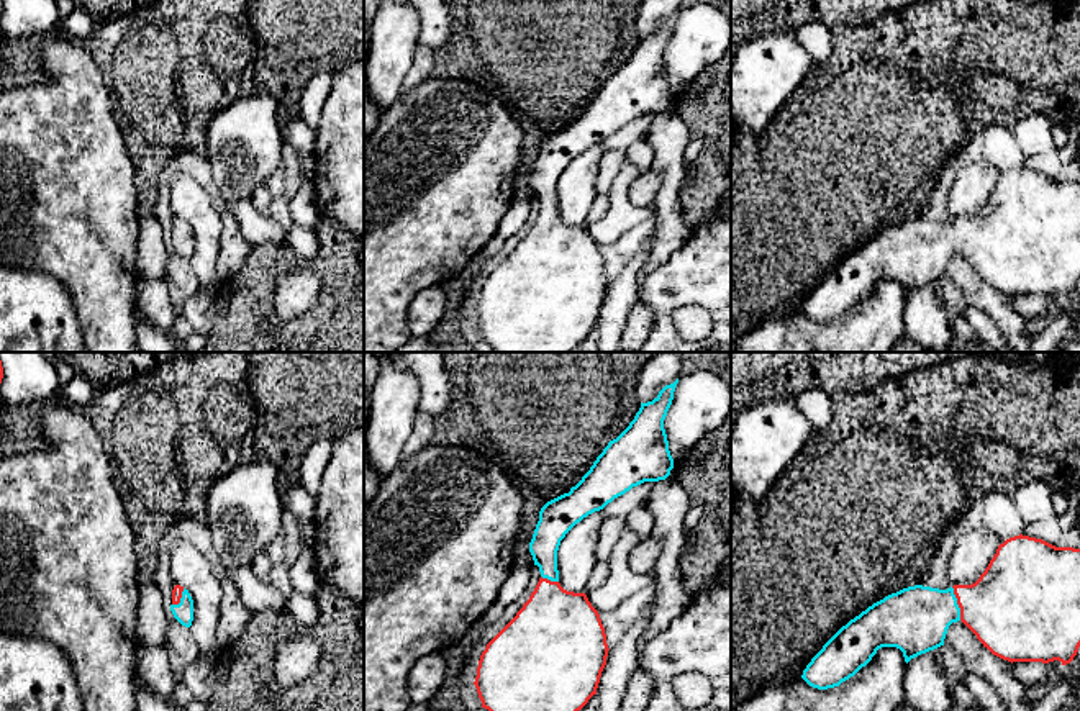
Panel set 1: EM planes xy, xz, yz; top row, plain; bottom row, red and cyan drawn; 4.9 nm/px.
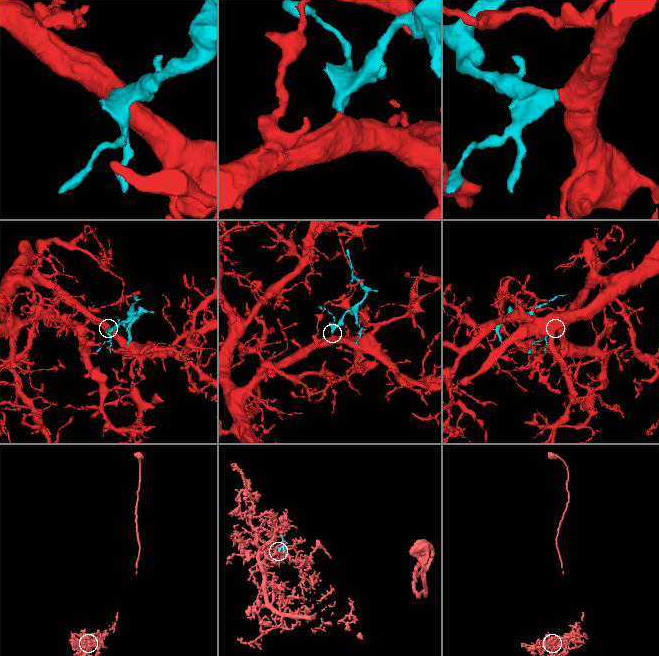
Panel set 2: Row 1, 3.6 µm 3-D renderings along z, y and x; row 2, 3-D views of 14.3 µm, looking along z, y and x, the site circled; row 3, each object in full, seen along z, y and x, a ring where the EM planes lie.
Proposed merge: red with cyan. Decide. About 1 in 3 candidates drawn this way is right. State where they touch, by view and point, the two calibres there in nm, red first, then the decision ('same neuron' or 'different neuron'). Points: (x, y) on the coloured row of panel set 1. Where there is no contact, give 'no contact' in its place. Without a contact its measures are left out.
yz (957, 603) | 420/320 nm | same neuron

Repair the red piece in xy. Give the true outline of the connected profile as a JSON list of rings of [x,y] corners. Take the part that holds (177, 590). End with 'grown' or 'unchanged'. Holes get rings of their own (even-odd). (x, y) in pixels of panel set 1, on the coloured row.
[[[175,585],[172,590],[172,605],[170,605],[170,611],[174,614],[174,618],[185,627],[192,626],[193,621],[193,600],[188,593],[188,590],[185,590],[180,585]]] | grown

